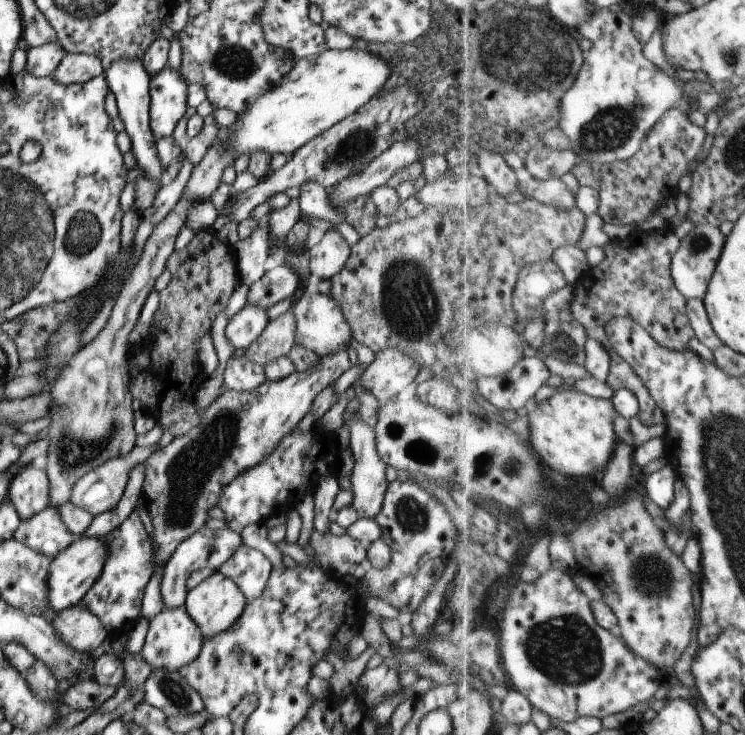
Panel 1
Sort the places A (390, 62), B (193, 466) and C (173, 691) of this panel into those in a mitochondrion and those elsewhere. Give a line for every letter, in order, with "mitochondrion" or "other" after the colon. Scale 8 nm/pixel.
A: other
B: mitochondrion
C: mitochondrion

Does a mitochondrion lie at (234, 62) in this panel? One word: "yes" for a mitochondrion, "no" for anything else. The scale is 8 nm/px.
yes

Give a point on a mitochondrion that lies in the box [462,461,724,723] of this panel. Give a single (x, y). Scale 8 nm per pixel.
(565, 648)

